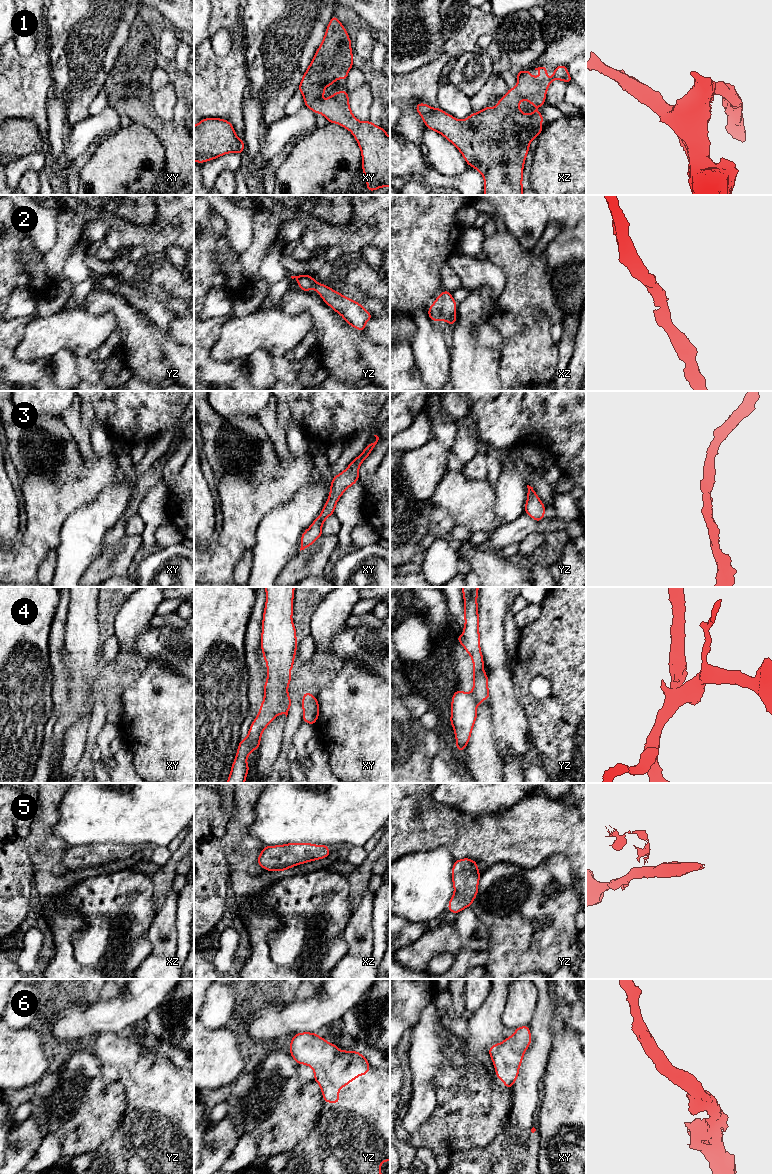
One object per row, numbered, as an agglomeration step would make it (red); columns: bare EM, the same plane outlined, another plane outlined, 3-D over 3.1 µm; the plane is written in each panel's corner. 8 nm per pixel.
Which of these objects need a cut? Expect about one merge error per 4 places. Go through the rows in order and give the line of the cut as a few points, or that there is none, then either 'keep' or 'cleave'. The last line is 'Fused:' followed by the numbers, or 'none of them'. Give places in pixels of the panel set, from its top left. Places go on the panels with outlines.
1: no cut | keep
2: no cut | keep
3: no cut | keep
4: xy (287, 694), (277, 705), (273, 705), (264, 698) | cleave
5: yz (453, 866), (453, 881) | cleave
6: no cut | keep
Fused: 4, 5

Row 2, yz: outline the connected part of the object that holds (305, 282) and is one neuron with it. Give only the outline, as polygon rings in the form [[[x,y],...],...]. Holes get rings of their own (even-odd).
[[[308,274],[291,276],[291,278],[297,280],[298,286],[304,292],[312,288],[317,291],[327,305],[340,314],[348,324],[361,332],[364,331],[365,324],[372,318],[370,312],[365,310],[360,303],[343,296],[322,283],[317,284],[316,280]]]

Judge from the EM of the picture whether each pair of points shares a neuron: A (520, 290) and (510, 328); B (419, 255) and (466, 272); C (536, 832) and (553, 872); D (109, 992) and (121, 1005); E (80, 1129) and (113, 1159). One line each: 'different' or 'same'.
A: same
B: different
C: different
D: different
E: different

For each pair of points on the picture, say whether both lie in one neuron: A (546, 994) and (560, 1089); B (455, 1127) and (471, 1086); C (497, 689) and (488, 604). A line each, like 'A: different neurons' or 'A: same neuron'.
A: different neurons
B: same neuron
C: same neuron

